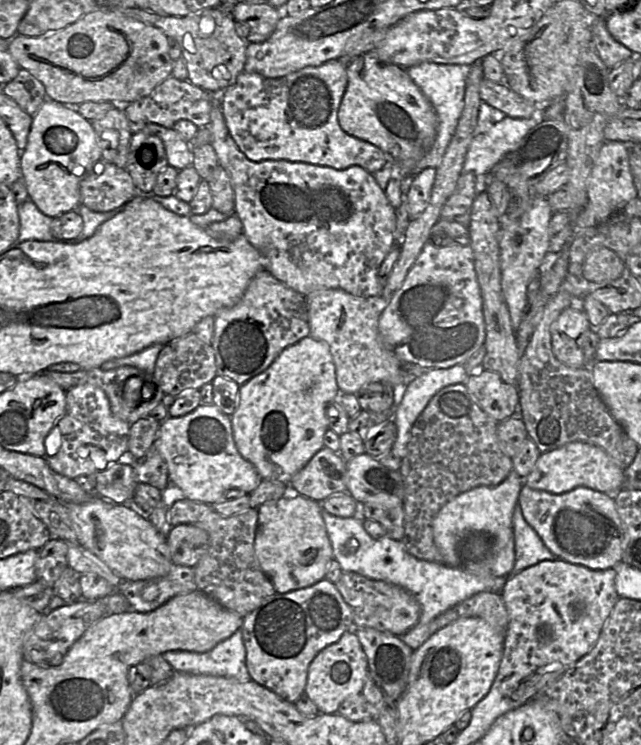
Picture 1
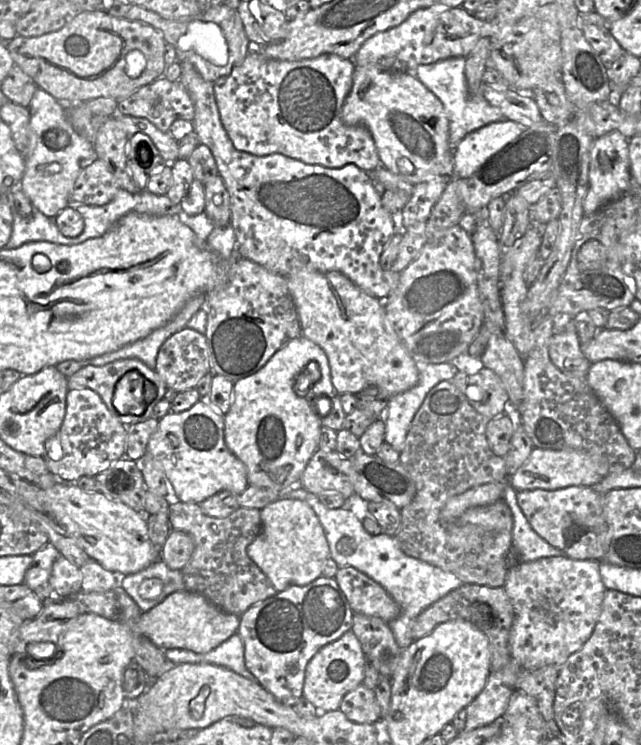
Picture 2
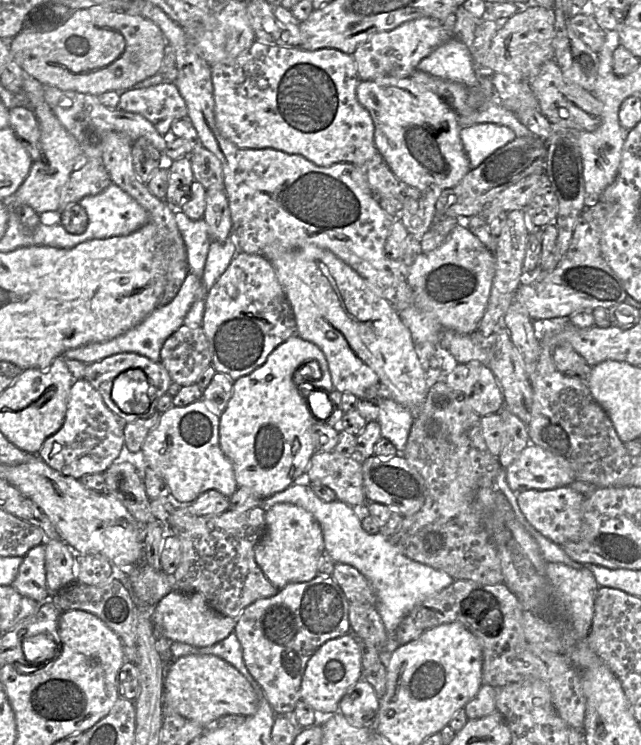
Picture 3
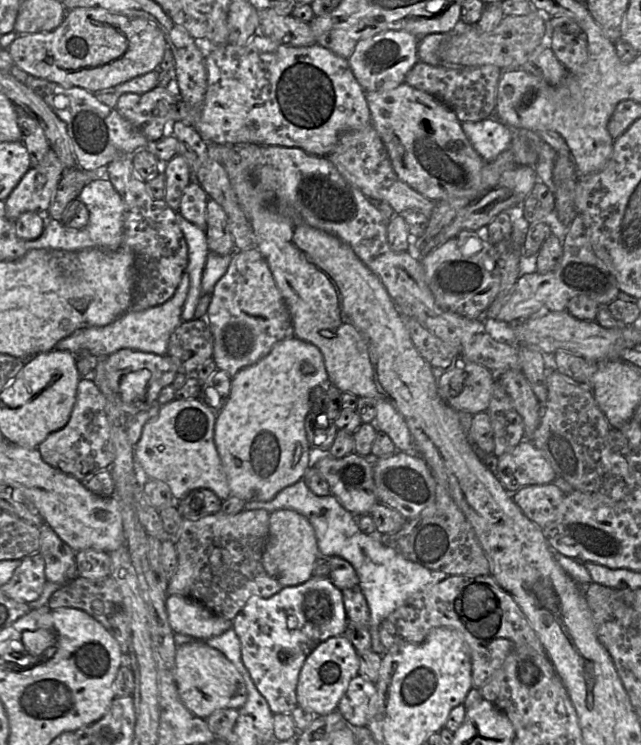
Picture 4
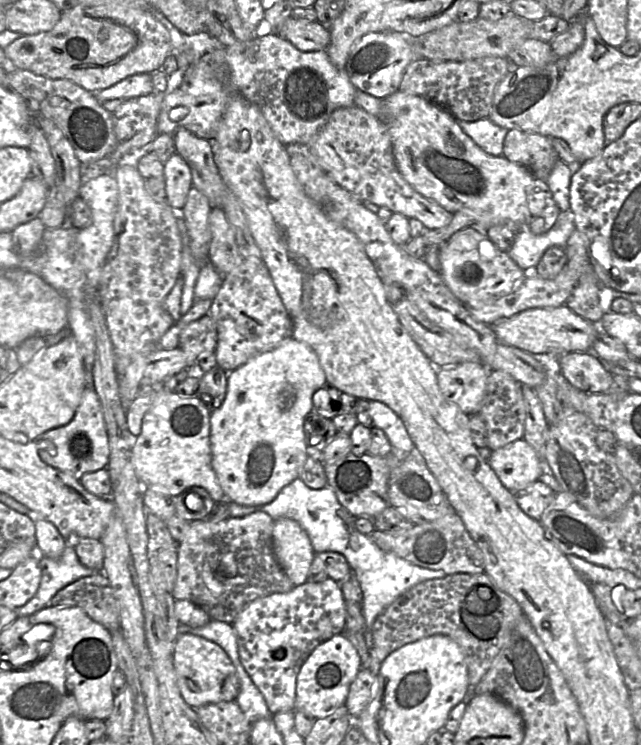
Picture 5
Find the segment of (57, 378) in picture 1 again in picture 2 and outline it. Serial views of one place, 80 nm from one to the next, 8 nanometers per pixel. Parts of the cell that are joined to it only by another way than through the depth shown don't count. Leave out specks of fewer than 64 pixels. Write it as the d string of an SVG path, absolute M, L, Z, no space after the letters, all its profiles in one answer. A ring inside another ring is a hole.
M135 358L120 359L104 366L84 365L76 373L68 377L69 389L88 387L97 392L109 411L126 426L143 422L152 417L155 405L168 390L158 373L149 368L142 361ZM137 370L145 379L150 380L157 387L157 396L147 404L140 415L121 414L113 405L113 395L116 383L128 371Z

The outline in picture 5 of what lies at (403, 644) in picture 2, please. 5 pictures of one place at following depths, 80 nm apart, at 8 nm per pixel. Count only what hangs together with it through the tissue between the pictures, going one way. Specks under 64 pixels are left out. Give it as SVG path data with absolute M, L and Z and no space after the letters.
M296 478L284 486L277 496L267 504L245 506L235 502L227 502L227 505L230 517L243 517L261 510L273 520L279 518L293 519L307 533L315 553L338 552L346 558L363 592L361 608L366 621L363 636L369 649L373 647L372 627L379 614L412 586L425 580L443 578L447 575L443 570L424 568L393 553L381 550L370 539L369 535L362 534L356 529L356 517L338 502L335 493L329 486L311 489L300 478Z

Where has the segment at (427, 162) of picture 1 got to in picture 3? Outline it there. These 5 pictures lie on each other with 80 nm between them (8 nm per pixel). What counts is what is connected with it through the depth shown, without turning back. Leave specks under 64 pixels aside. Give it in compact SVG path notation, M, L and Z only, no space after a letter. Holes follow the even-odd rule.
M455 38L447 40L423 58L417 69L469 87L477 85L477 67L473 63L469 48ZM495 92L493 97L488 99L478 110L468 116L458 117L460 127L469 127L482 123L506 126L515 133L516 137L533 136L531 131L518 120L515 113L501 104Z

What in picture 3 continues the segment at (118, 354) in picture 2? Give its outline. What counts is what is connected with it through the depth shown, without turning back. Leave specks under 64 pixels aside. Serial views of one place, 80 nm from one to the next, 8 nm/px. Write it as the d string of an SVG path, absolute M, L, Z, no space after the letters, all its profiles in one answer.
M188 272L185 280L174 299L165 305L159 305L143 321L120 334L119 336L105 342L89 343L64 352L62 355L65 359L75 359L85 364L91 364L101 361L109 356L119 353L136 353L149 358L154 362L160 361L160 352L164 342L183 324L186 314L192 304L203 299L207 294L202 279Z

